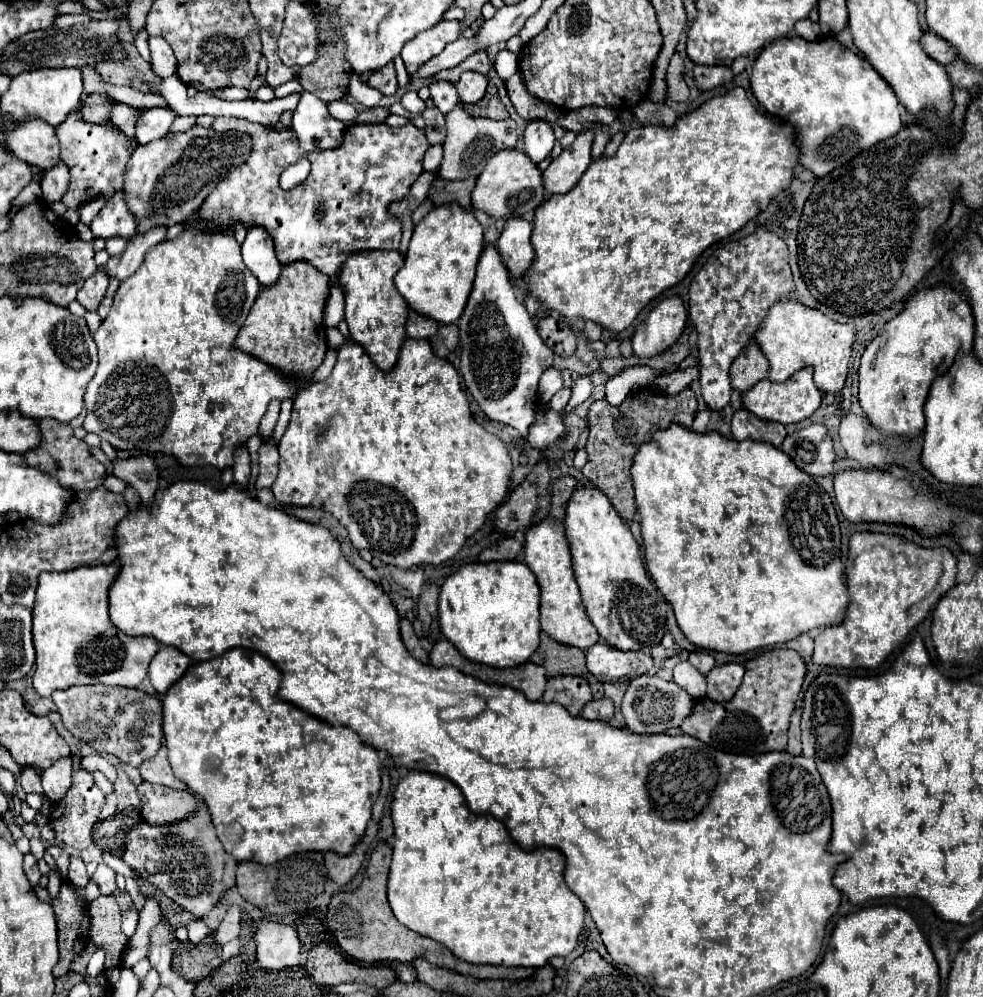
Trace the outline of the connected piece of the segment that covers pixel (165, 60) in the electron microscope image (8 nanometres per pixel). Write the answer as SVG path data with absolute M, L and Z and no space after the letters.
M150 38L150 68L158 78L176 74L176 58L172 48L162 38Z

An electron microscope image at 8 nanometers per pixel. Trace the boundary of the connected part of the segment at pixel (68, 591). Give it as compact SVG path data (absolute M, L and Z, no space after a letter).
M120 564L80 566L68 572L42 572L38 578L36 602L34 602L34 648L36 648L36 672L32 676L34 688L40 696L52 696L56 690L66 690L78 684L110 684L138 688L148 674L148 664L158 652L160 642L156 638L128 636L120 632L108 616L108 590L120 572Z

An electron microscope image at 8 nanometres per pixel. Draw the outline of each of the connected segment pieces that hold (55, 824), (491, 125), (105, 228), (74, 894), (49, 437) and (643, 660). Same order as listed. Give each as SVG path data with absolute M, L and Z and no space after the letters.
M72 756L74 760L74 772L72 772L72 788L68 790L68 794L62 798L62 806L64 806L64 816L50 816L50 826L56 830L56 840L82 850L88 848L94 840L92 840L92 826L98 822L98 814L104 808L106 796L104 792L96 786L92 774L88 774L86 770L80 768L80 756Z
M458 104L450 116L446 116L448 136L444 142L444 158L438 168L438 176L444 180L464 180L464 178L478 178L486 162L500 150L516 148L518 134L516 126L510 118L506 120L488 120L488 118L472 118L464 112Z
M116 192L112 200L98 212L98 216L92 220L90 230L94 238L130 238L134 236L134 216L130 216L130 210L126 208L124 194Z
M64 882L60 896L54 900L48 896L48 892L44 888L36 886L34 890L40 900L52 904L52 910L54 910L54 916L58 922L60 960L54 966L54 976L60 978L70 970L70 962L74 960L74 956L84 950L78 946L78 942L80 942L80 938L88 936L88 928L90 928L88 900L102 896L102 892L100 892L100 888L96 888L96 892L94 892L94 886L86 886L86 898L80 898L78 890L70 882Z
M46 418L46 420L40 420L40 428L42 428L42 444L38 448L34 448L34 450L30 450L30 452L24 454L26 462L32 468L38 468L38 470L42 470L42 472L58 478L62 486L68 486L74 492L94 490L100 484L104 484L104 480L108 476L106 466L100 464L90 454L90 448L88 448L88 444L84 440L76 440L74 438L74 432L72 432L70 424Z
M602 642L586 652L588 668L602 682L630 682L646 674L654 662L648 652L618 652Z

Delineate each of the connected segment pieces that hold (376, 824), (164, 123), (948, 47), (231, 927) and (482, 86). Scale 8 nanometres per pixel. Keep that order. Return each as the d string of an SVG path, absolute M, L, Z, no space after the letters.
M384 770L382 774L382 788L380 788L380 796L378 800L374 802L374 808L372 808L372 820L368 822L368 828L366 828L366 836L362 838L362 842L354 848L352 854L346 854L346 856L340 856L336 852L326 852L324 854L324 860L326 860L326 868L328 868L328 876L330 880L334 880L336 884L344 886L348 882L352 882L352 878L358 874L368 850L372 848L372 842L378 834L378 828L380 828L380 816L382 816L382 810L384 810L384 802L386 802L386 796L388 796L388 790L390 790L390 776L388 772Z
M152 108L152 110L144 110L138 124L136 124L136 140L140 146L162 138L170 124L172 124L174 116L168 108Z
M926 32L926 34L922 36L922 46L924 46L924 50L930 54L930 58L934 58L934 60L936 60L938 64L942 64L942 66L950 64L950 62L956 60L956 56L958 56L956 46L952 46L952 44L946 42L946 40L942 40L936 32Z
M228 906L226 918L222 920L222 924L218 926L216 934L214 934L214 944L226 944L230 940L234 940L240 932L240 916L242 916L242 908L240 906Z
M464 72L456 84L460 102L464 104L476 104L484 98L488 86L488 78L478 72Z

